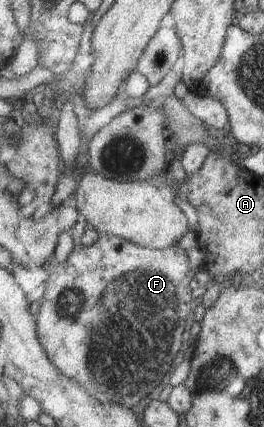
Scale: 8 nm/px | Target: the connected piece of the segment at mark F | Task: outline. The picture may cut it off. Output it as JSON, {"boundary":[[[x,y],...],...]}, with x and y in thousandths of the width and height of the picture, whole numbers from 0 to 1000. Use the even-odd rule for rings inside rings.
{"boundary":[[[371,546],[367,567],[348,576],[318,576],[295,571],[280,576],[280,585],[265,593],[246,614],[216,618],[178,618],[167,630],[186,635],[189,649],[174,663],[174,679],[148,693],[159,696],[148,731],[136,738],[140,778],[152,803],[167,810],[182,836],[197,843],[208,859],[231,864],[258,883],[280,885],[307,897],[356,930],[386,937],[394,944],[462,946],[481,956],[508,953],[530,934],[553,934],[606,897],[614,883],[629,888],[629,878],[652,869],[652,845],[667,841],[674,822],[697,817],[693,789],[708,780],[712,747],[727,733],[727,681],[720,681],[720,658],[735,649],[735,635],[723,630],[723,616],[708,588],[682,574],[644,576],[617,585],[572,585],[542,581],[534,574],[485,564],[466,555]]]}

